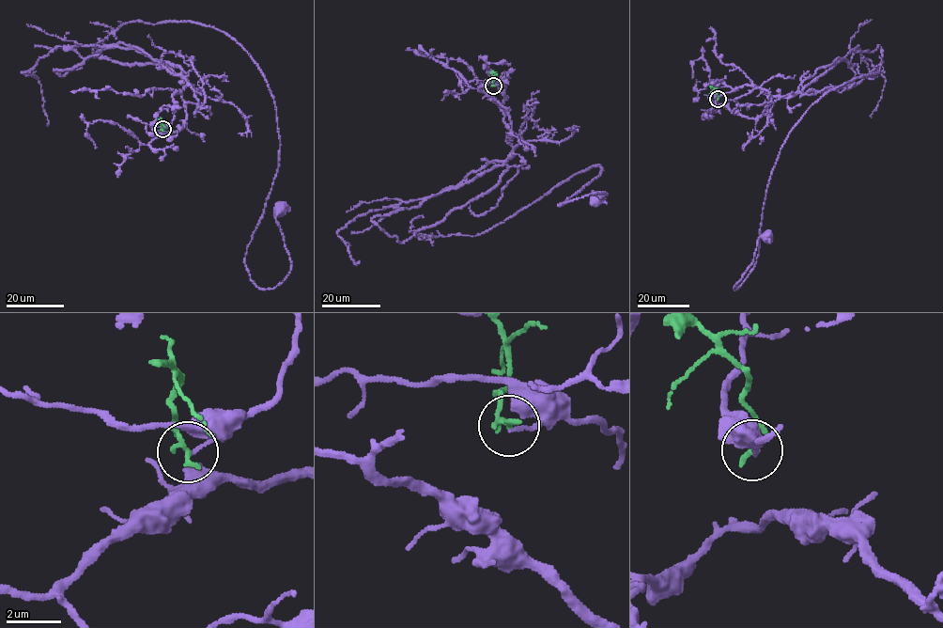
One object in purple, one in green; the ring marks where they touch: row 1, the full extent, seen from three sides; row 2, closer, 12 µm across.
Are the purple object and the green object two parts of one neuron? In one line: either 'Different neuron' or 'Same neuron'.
Different neuron

